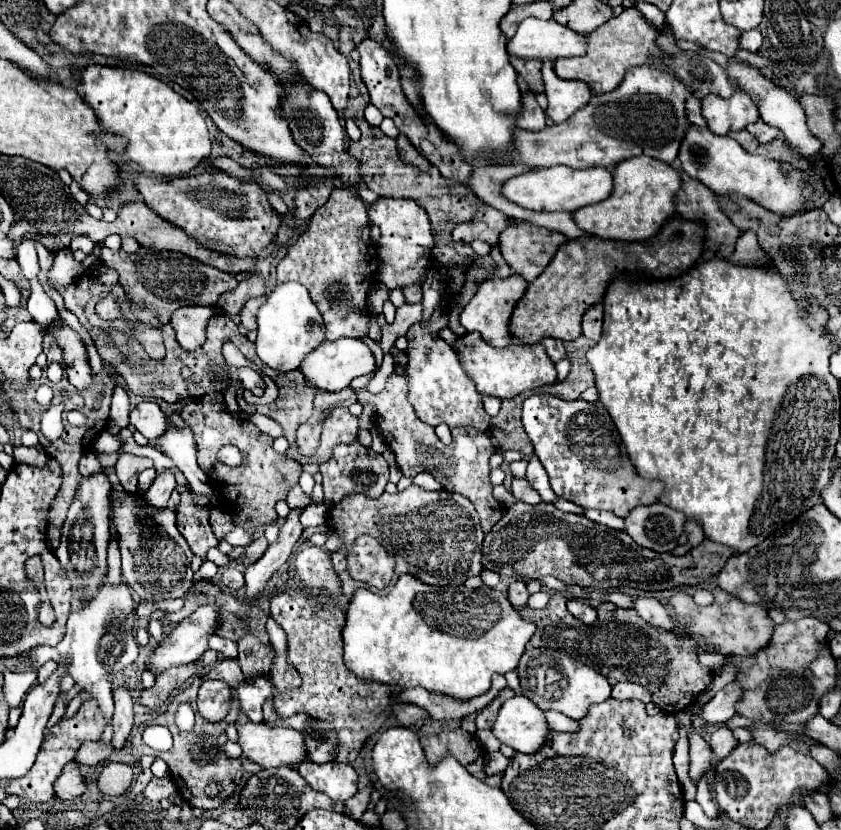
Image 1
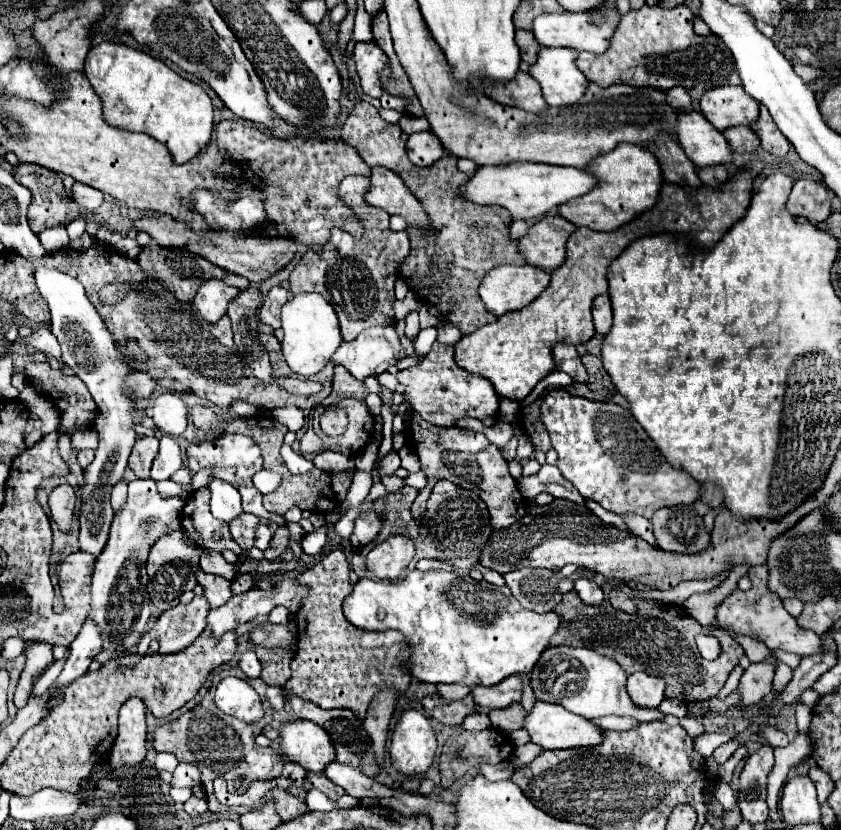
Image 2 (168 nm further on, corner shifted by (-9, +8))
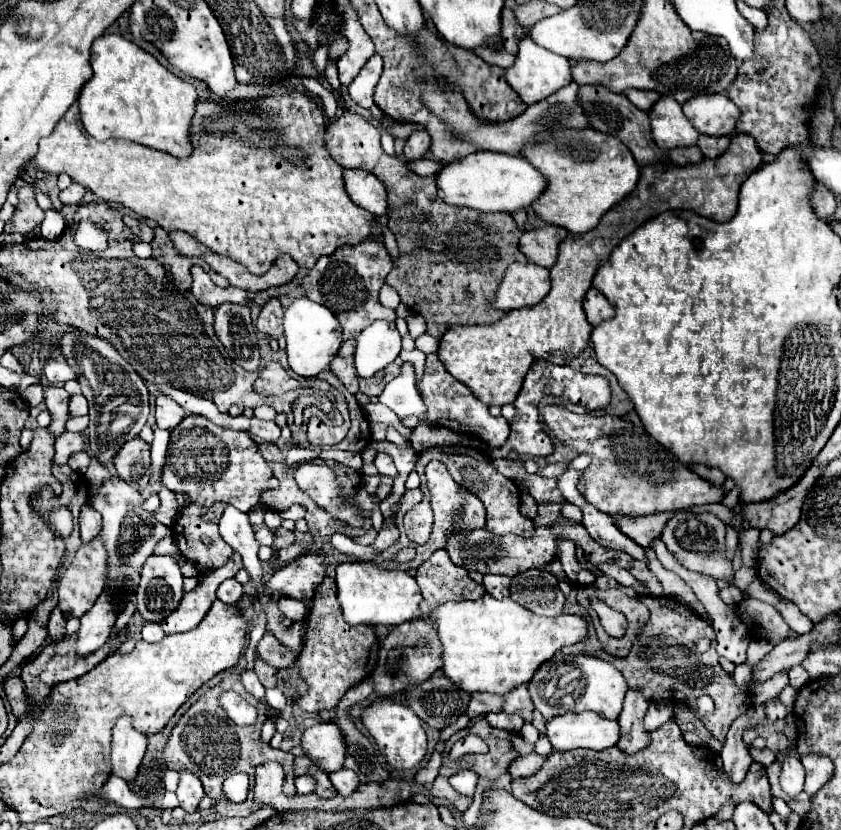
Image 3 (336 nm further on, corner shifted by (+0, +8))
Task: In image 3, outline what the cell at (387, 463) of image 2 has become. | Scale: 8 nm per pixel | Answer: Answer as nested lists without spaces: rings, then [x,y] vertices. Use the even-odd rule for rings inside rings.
[[[378,454],[376,456],[376,468],[378,468],[378,472],[380,474],[384,474],[384,476],[396,476],[396,468],[394,468],[394,462],[392,462],[392,458],[388,456],[388,454]]]

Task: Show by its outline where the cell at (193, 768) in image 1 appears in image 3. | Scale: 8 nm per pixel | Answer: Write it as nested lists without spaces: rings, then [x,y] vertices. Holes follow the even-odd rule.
[[[228,672],[228,676],[224,676],[224,680],[218,686],[210,688],[204,696],[200,696],[182,714],[182,718],[178,720],[178,724],[172,728],[172,732],[168,736],[168,742],[164,746],[164,762],[166,762],[166,766],[170,766],[172,770],[186,768],[186,770],[194,772],[200,778],[206,796],[210,796],[214,800],[222,800],[224,798],[224,794],[222,794],[222,782],[228,776],[232,776],[236,772],[246,772],[248,776],[254,776],[256,766],[260,766],[266,760],[282,760],[284,762],[286,778],[292,782],[296,778],[294,772],[292,772],[292,760],[294,760],[294,756],[290,752],[276,750],[270,744],[264,744],[260,740],[260,728],[262,728],[262,724],[268,718],[268,714],[266,714],[268,708],[264,706],[264,702],[254,698],[252,704],[258,708],[258,720],[256,720],[256,724],[250,726],[250,728],[238,728],[226,716],[226,712],[222,712],[222,708],[218,708],[218,700],[216,698],[218,698],[220,690],[238,690],[238,694],[242,694],[248,700],[248,692],[244,690],[244,686],[240,682],[238,672]]]

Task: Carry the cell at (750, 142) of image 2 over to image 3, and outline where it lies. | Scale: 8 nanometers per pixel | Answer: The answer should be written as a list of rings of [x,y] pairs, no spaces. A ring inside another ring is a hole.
[[[700,134],[698,138],[698,146],[700,150],[704,152],[706,158],[718,158],[720,152],[726,152],[726,148],[730,146],[730,138],[732,136],[706,136],[706,134]]]

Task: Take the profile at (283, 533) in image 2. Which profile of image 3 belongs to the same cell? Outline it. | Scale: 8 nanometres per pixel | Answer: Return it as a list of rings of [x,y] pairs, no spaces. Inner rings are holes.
[[[278,528],[278,530],[274,532],[274,544],[272,544],[272,550],[282,550],[282,548],[290,546],[294,540],[296,540],[294,532],[290,532],[290,530],[286,530],[286,528]]]

